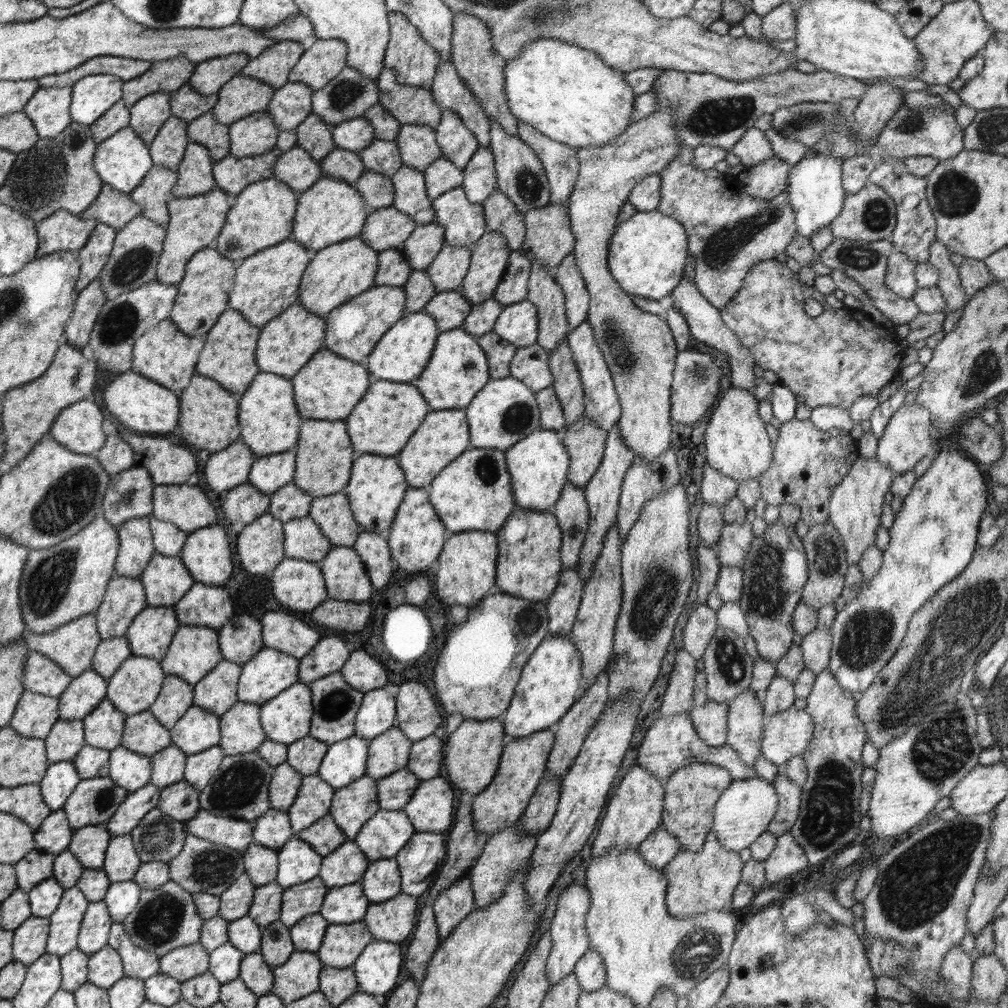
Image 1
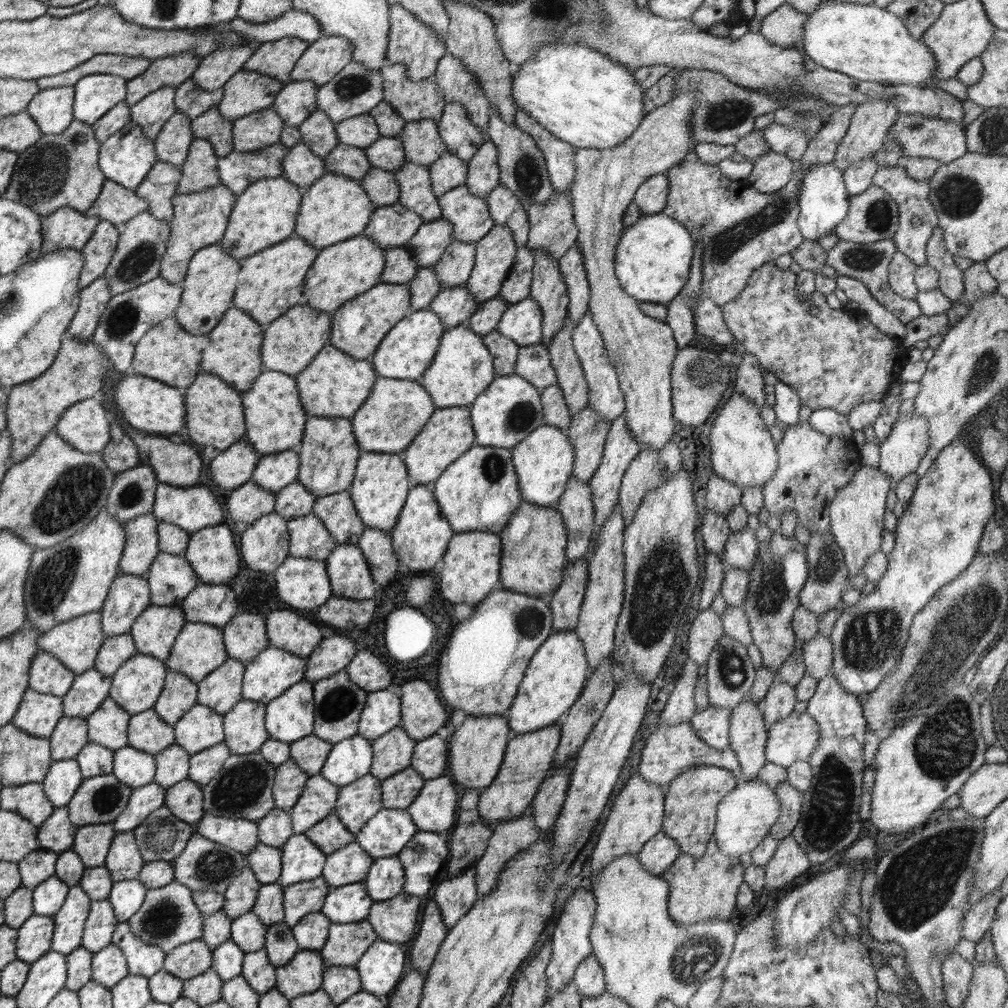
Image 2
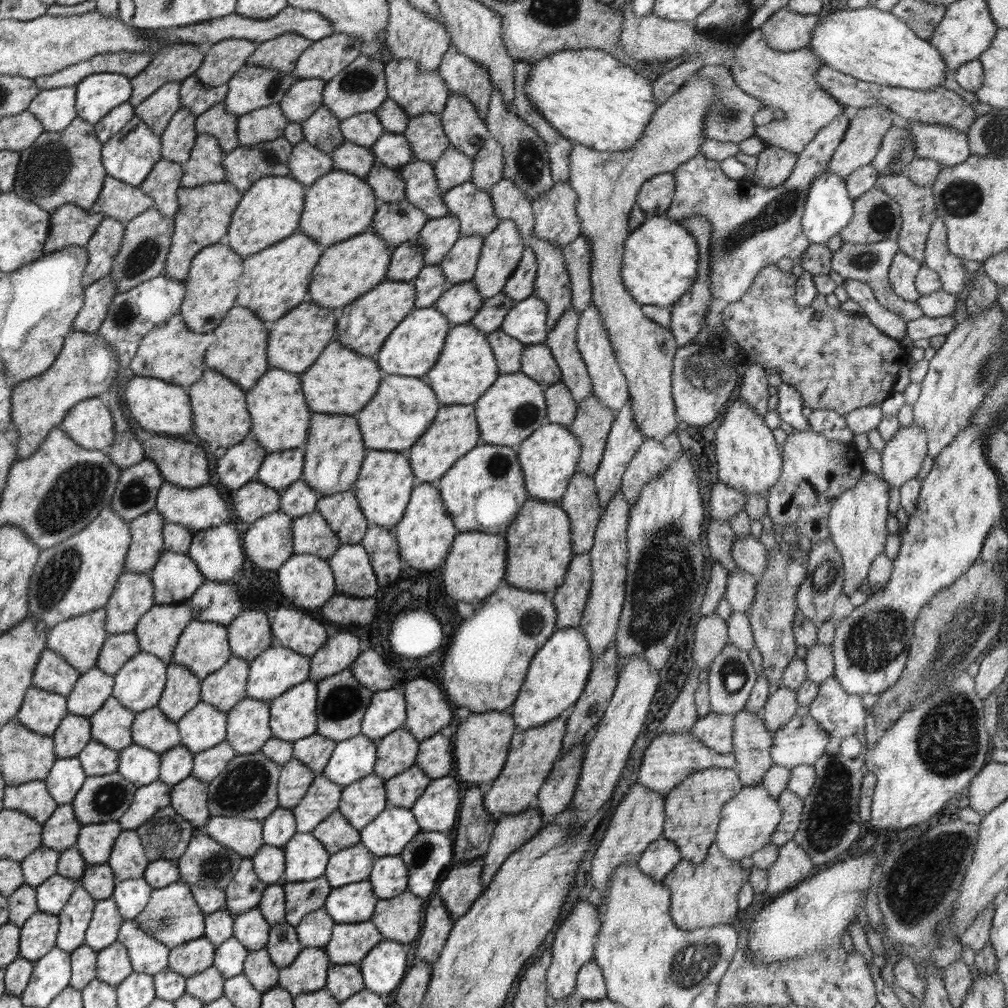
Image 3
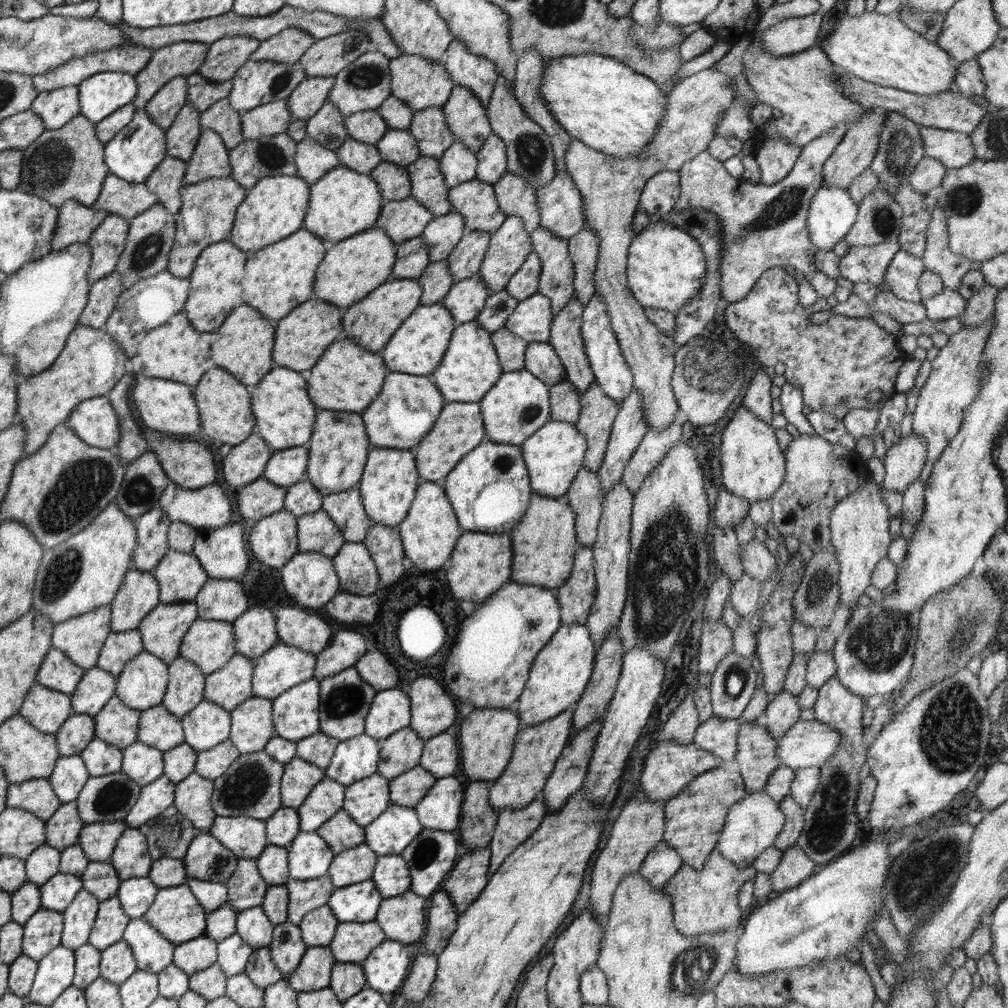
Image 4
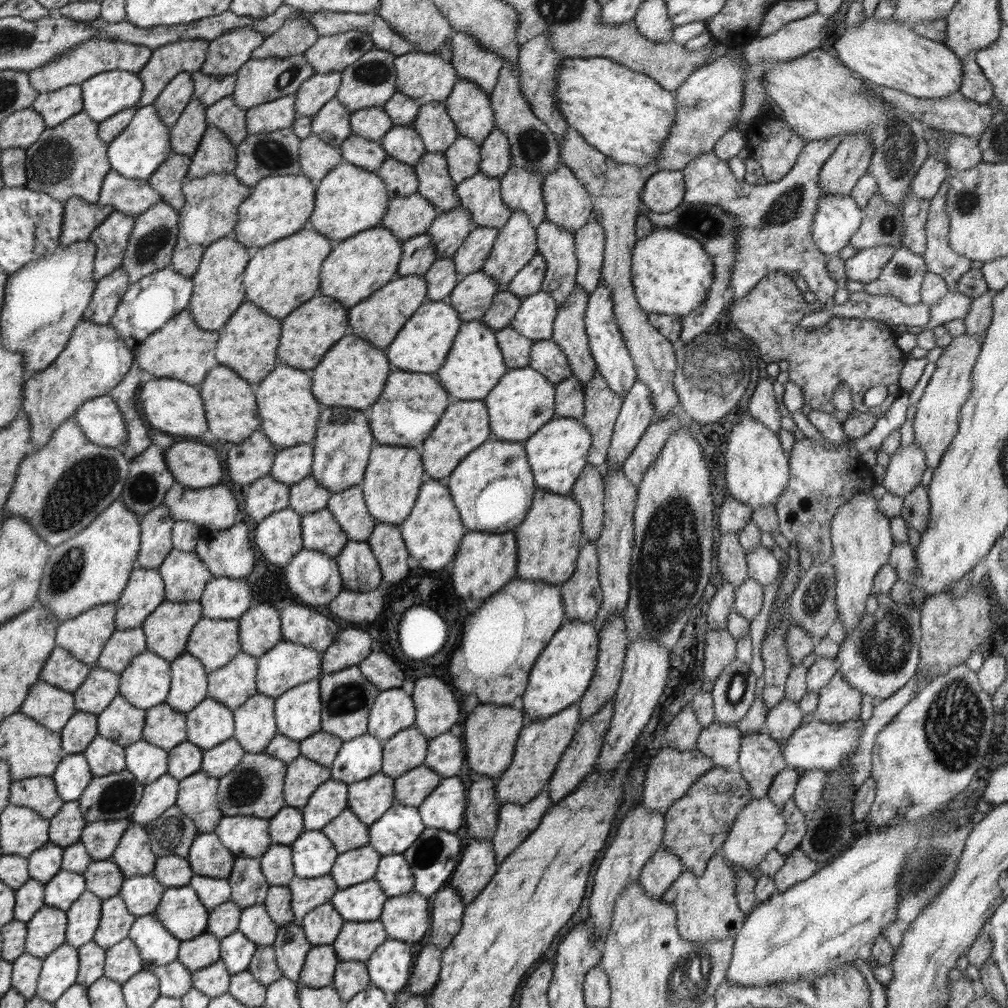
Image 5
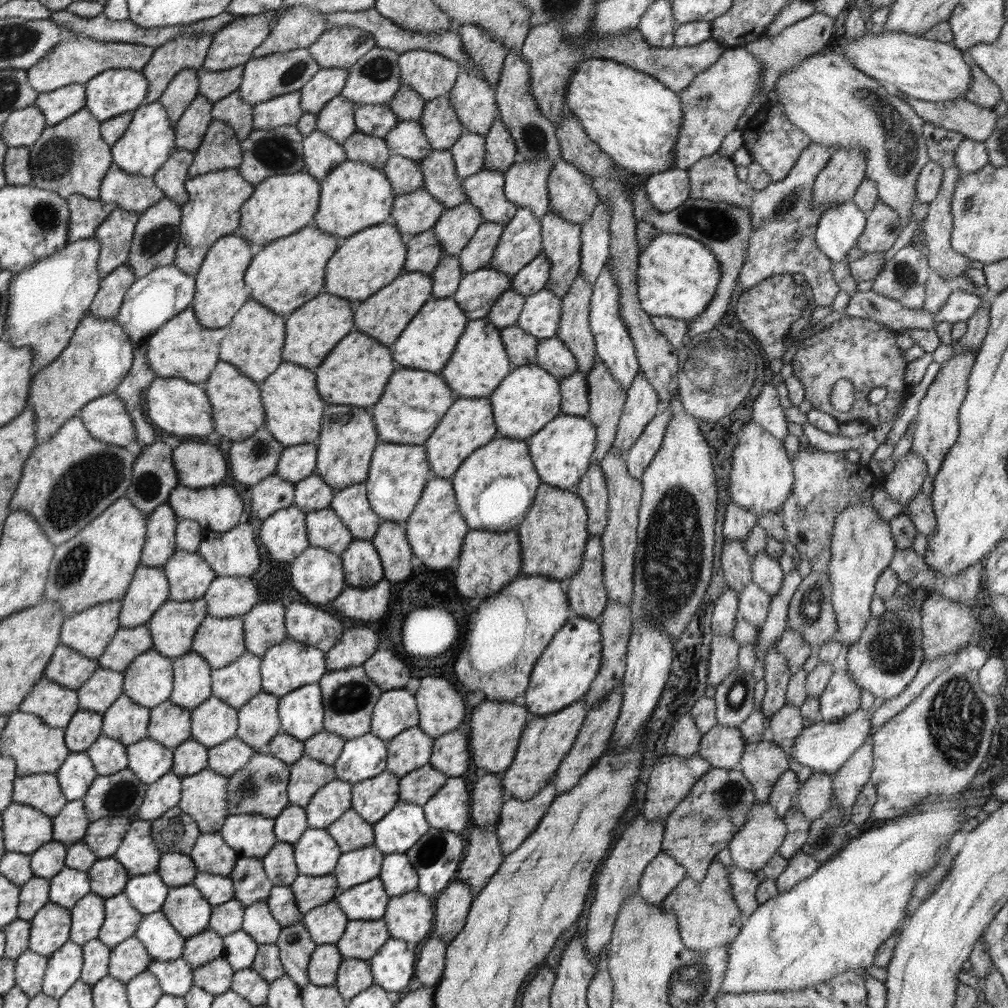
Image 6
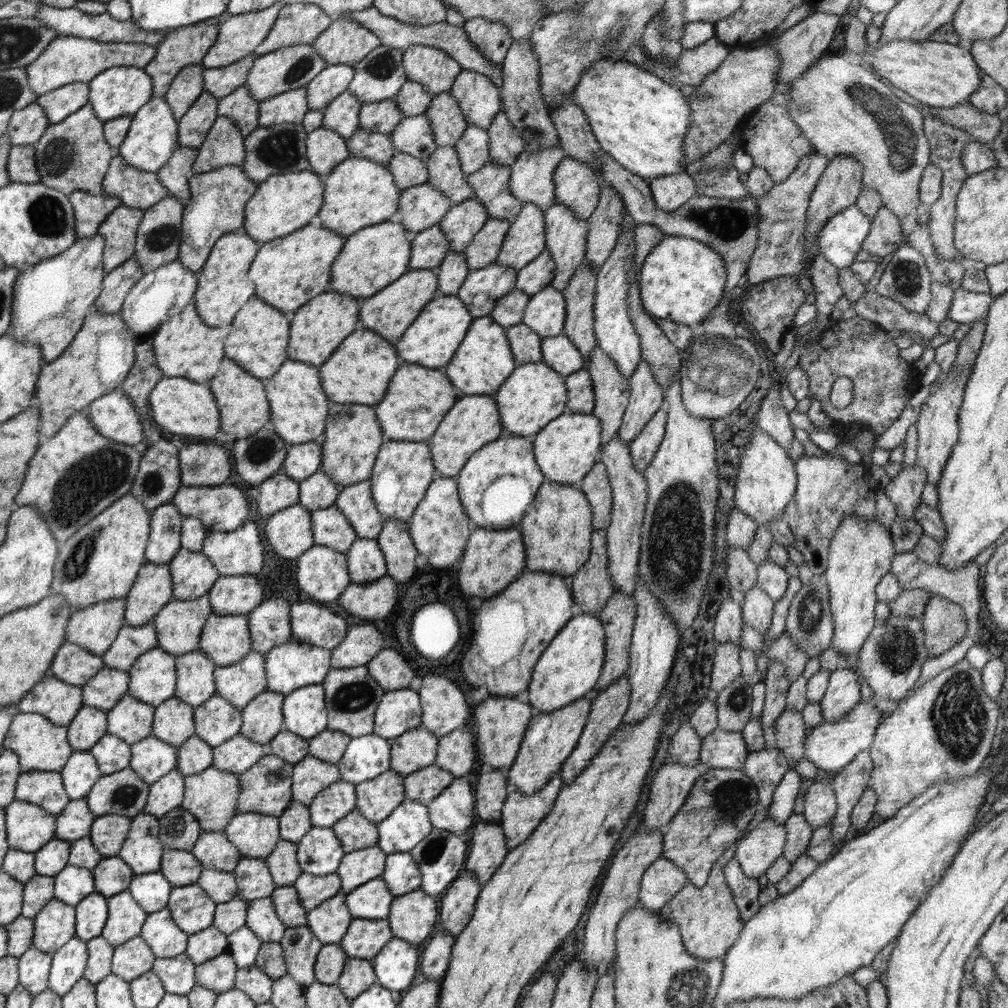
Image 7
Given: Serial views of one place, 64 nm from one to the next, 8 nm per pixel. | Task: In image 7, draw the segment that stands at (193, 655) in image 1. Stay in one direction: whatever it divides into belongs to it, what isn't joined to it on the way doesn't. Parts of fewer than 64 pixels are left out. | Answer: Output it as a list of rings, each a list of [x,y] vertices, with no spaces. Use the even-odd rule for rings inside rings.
[[[210,614],[202,628],[198,650],[207,654],[217,667],[240,662],[252,651],[248,616]]]

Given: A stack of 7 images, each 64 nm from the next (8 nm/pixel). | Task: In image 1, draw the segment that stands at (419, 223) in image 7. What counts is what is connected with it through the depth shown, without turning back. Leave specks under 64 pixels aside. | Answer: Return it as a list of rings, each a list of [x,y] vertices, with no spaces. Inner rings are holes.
[[[388,206],[370,210],[358,237],[376,251],[400,248],[416,225],[413,218]]]

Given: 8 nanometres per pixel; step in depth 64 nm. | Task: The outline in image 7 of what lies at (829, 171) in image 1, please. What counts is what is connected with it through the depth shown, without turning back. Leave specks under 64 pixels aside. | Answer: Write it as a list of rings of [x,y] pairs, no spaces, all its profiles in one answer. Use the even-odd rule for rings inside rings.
[[[855,205],[828,218],[817,234],[819,251],[839,269],[855,263],[864,239],[869,235],[871,218]]]

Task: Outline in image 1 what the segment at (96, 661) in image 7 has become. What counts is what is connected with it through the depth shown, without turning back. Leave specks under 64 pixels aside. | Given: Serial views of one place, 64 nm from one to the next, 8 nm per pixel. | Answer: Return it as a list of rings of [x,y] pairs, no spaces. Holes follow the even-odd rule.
[[[29,650],[24,665],[24,689],[59,698],[73,678],[46,655]]]

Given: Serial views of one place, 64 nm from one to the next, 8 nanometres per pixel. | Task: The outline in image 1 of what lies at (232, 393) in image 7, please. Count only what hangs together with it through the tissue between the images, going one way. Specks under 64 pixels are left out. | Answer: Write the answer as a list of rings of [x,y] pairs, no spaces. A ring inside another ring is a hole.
[[[194,374],[190,384],[178,395],[181,404],[178,430],[182,430],[184,442],[200,451],[215,453],[240,440],[236,394],[222,388],[213,378]]]

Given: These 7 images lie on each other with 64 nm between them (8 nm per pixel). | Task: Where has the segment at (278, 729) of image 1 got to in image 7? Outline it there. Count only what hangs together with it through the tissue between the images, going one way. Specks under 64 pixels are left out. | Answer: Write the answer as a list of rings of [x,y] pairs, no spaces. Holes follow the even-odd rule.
[[[323,684],[302,686],[284,698],[283,729],[308,740],[327,729]]]

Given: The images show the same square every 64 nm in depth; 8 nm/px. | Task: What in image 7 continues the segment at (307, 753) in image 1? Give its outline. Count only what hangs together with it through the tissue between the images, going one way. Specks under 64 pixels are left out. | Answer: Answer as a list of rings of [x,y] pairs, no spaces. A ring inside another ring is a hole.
[[[323,730],[320,734],[307,740],[308,755],[334,763],[342,758],[351,737],[338,730]]]

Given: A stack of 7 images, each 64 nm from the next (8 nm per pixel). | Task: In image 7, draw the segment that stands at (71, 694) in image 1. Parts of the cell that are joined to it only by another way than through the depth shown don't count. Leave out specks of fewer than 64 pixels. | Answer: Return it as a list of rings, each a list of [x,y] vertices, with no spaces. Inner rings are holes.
[[[107,666],[102,667],[82,688],[82,705],[109,711],[128,693],[129,674]]]

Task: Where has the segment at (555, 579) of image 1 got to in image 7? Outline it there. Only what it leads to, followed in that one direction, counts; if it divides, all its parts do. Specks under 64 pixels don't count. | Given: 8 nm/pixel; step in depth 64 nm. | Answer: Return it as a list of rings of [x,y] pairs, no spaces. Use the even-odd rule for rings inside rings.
[[[545,480],[518,525],[526,548],[526,571],[543,571],[571,579],[590,557],[592,521],[590,503],[578,485]]]

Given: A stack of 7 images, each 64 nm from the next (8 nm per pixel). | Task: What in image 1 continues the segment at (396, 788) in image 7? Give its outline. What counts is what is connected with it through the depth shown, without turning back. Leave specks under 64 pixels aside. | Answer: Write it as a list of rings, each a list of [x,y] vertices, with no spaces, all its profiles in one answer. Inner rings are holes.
[[[362,776],[348,786],[335,789],[329,815],[340,826],[348,841],[353,841],[362,825],[379,809],[377,780]]]

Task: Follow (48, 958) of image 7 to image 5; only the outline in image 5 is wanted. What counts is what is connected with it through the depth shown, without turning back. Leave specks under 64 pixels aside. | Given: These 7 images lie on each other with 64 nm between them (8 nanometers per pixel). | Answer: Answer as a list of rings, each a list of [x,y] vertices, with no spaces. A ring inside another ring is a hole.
[[[27,952],[13,961],[12,988],[28,1001],[35,996],[42,961],[42,958],[36,958],[33,954]]]

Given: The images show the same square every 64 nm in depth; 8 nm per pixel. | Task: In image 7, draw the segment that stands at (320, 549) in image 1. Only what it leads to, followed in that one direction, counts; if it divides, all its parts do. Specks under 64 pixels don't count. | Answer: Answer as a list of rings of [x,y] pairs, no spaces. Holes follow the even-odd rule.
[[[334,504],[311,511],[314,545],[330,547],[347,554],[358,538],[345,514]]]

